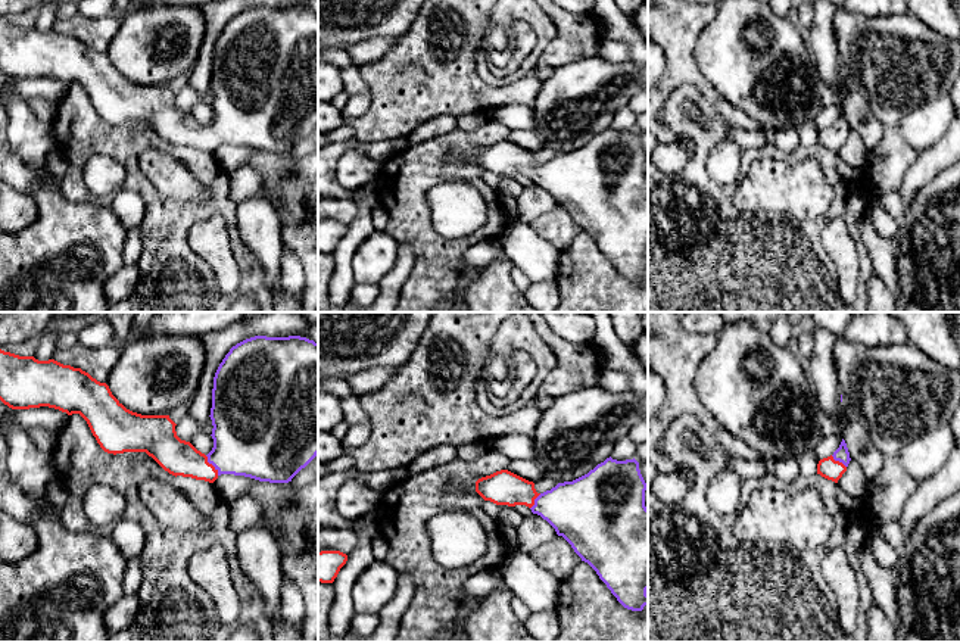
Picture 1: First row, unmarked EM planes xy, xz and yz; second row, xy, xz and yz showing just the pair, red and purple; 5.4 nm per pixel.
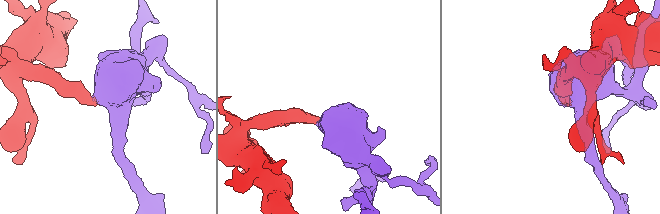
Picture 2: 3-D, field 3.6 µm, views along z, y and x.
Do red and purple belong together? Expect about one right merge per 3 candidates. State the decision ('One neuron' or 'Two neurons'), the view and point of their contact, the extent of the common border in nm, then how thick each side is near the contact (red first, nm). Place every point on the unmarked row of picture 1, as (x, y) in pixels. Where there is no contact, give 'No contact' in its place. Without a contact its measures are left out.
One neuron. Touches red at xy (212, 136). Shared border 130 nm. Thickness 200 nm (red) against 400 nm

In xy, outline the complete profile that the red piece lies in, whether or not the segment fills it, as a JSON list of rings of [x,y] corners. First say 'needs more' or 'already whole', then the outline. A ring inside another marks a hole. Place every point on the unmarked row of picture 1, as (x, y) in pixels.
needs more | [[[255,6],[230,19],[219,34],[212,59],[213,118],[205,125],[190,112],[181,110],[169,85],[141,85],[127,80],[110,62],[81,38],[54,29],[38,31],[0,19],[0,71],[12,80],[49,77],[80,84],[88,94],[100,118],[107,124],[146,122],[172,146],[213,153],[221,144],[244,146],[259,152],[289,153],[318,125],[318,13],[300,6]]]

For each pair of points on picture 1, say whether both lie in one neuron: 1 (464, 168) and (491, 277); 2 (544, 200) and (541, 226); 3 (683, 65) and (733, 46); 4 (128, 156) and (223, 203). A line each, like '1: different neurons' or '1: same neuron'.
1: different neurons
2: different neurons
3: different neurons
4: same neuron

